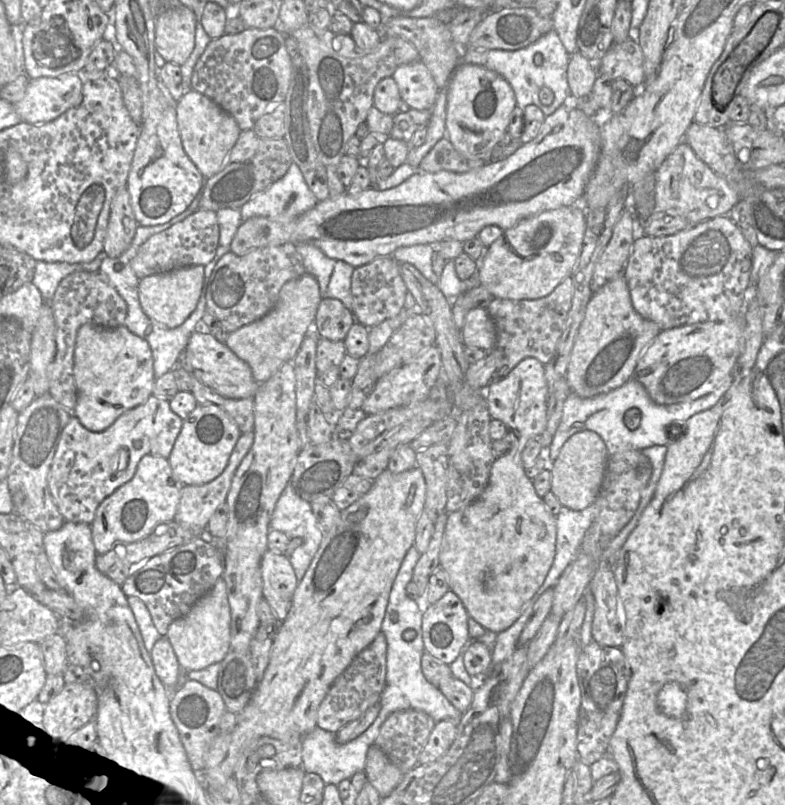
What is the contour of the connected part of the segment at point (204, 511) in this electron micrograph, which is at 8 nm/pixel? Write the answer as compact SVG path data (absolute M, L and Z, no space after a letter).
M253 432L242 434L237 440L224 471L203 485L183 486L174 517L183 527L204 530L216 509L224 504L234 473L253 443Z

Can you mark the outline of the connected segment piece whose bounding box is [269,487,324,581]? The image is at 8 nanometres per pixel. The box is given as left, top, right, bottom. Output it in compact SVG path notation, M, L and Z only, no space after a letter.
M287 487L276 502L269 526L271 530L283 532L289 539L300 537L303 540L303 544L288 556L300 581L324 537L313 514L311 503Z

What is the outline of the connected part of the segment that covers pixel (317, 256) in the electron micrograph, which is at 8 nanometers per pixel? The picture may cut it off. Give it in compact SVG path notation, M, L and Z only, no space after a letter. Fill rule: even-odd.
M309 243L296 244L307 274L316 278L320 292L325 297L336 260L326 256L319 248Z

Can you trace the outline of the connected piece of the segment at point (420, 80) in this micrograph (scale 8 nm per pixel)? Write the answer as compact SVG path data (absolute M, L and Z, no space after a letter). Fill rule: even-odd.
M422 61L401 64L394 71L395 80L402 100L413 109L431 109L439 88Z

